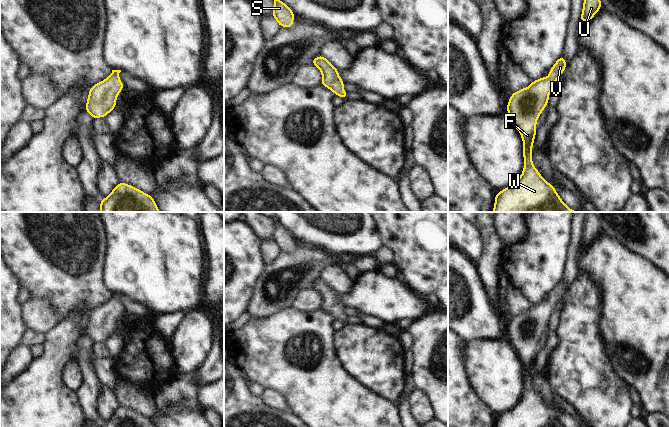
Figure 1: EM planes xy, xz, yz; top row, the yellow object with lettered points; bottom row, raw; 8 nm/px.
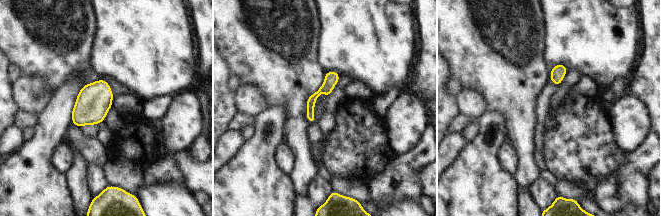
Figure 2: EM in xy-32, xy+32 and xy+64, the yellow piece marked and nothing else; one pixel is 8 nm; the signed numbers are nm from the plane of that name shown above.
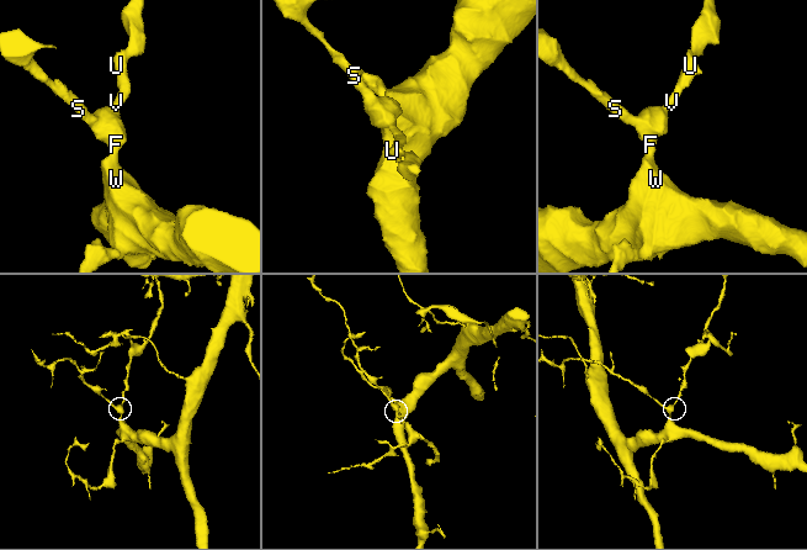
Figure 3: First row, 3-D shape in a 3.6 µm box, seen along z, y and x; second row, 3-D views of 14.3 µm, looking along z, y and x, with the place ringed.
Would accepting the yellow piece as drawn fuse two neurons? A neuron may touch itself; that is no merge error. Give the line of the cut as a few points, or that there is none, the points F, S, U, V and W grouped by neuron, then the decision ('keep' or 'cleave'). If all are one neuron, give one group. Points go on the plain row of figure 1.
no cut; F S U V W; keep

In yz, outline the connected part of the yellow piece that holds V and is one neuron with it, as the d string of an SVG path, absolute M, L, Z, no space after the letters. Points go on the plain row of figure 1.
M563 279L549 294L549 301L532 305L529 311L512 317L506 334L523 364L524 393L519 403L495 419L495 427L564 427L555 411L543 403L532 386L536 346L548 329L555 305L566 293Z

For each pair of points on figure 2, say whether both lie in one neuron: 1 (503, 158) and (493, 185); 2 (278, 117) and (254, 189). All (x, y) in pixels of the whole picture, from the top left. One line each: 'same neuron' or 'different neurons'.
1: different neurons
2: same neuron

